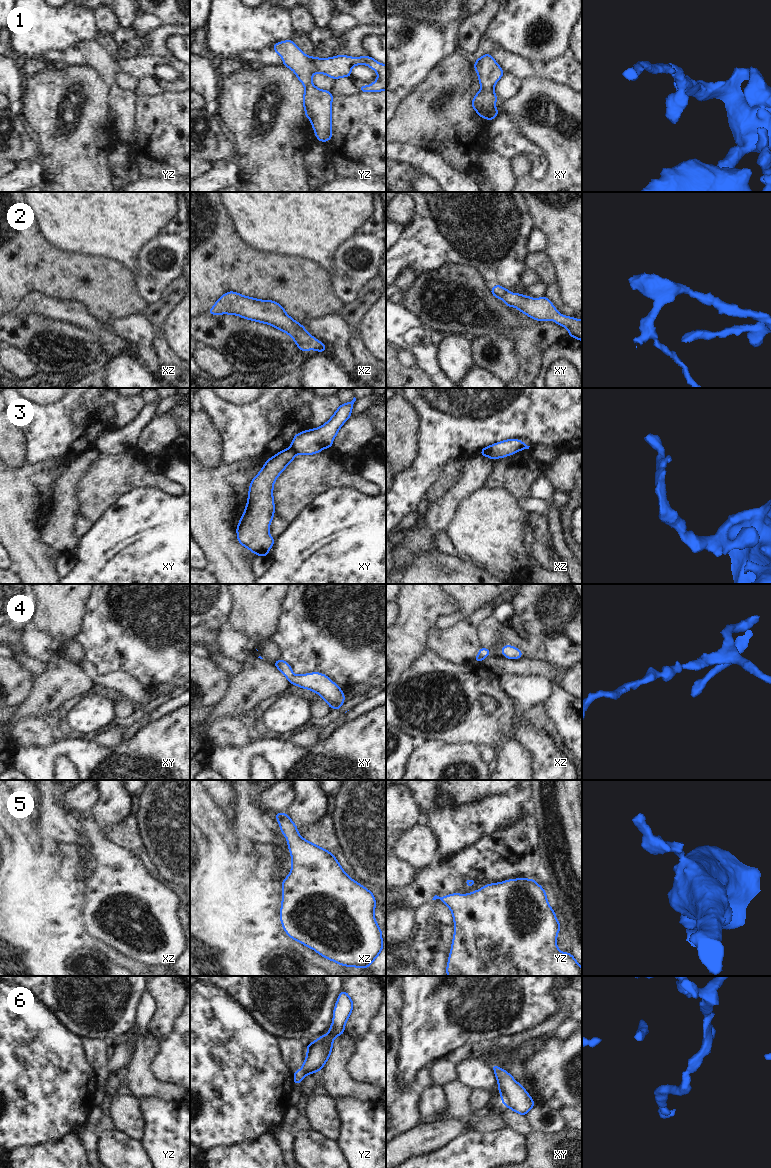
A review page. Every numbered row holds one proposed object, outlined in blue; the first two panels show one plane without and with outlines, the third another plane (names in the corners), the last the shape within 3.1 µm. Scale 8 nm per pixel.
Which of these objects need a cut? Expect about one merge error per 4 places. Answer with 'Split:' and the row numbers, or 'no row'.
Split: 3

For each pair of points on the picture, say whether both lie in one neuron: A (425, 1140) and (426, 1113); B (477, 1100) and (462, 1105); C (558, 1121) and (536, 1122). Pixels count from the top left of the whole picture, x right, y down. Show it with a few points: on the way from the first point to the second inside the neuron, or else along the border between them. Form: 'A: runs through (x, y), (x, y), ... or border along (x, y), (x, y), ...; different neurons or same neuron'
A: border along (434, 1120), (421, 1121), (419, 1123); different neurons
B: border along (472, 1091), (469, 1097), (471, 1110); different neurons
C: runs through (553, 1124), (545, 1127), (541, 1124); same neuron

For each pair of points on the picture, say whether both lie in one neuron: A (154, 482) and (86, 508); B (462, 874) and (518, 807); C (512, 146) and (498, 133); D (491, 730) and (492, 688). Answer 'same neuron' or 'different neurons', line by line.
A: same neuron
B: different neurons
C: same neuron
D: same neuron

